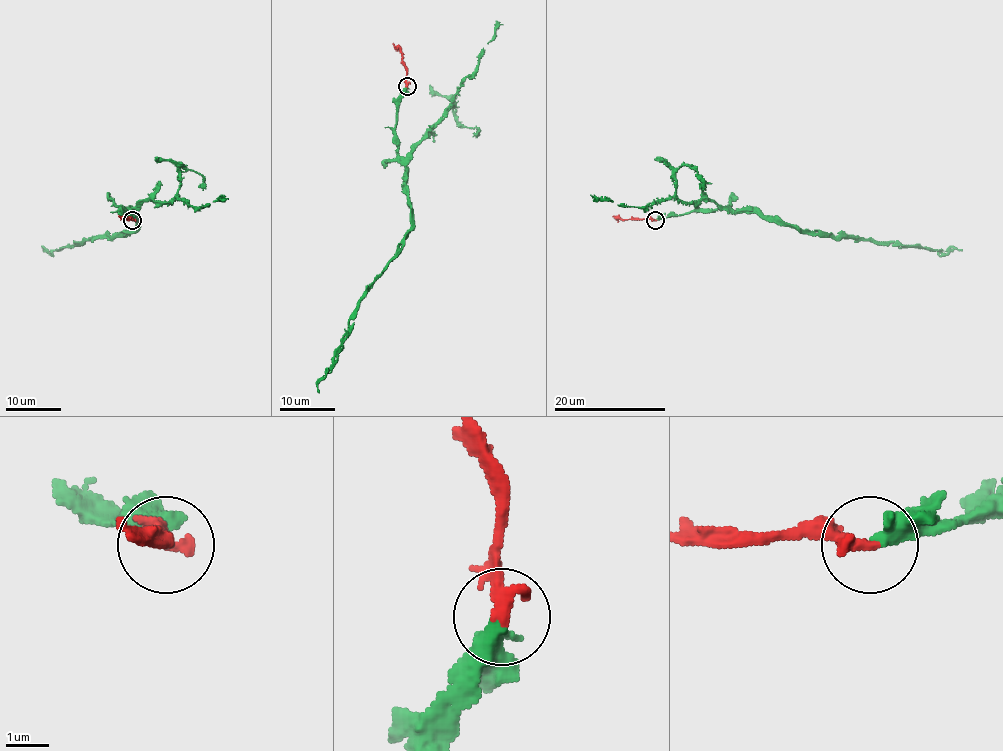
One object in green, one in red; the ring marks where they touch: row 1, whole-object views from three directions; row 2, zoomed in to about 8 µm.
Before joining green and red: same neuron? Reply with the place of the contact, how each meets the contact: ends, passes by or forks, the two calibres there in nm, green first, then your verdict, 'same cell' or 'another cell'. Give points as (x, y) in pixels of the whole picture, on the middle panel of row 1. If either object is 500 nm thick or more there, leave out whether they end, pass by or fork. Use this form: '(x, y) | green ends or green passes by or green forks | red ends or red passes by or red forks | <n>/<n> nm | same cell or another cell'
(407, 86) | green ends | red ends | 480/320 nm | same cell

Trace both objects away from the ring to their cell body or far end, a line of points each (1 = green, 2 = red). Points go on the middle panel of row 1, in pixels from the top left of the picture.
1: (407, 86), (394, 143), (397, 160), (406, 168), (411, 231), (349, 321), (337, 362), (319, 381), (319, 392)
2: (407, 86), (403, 53), (393, 43)

